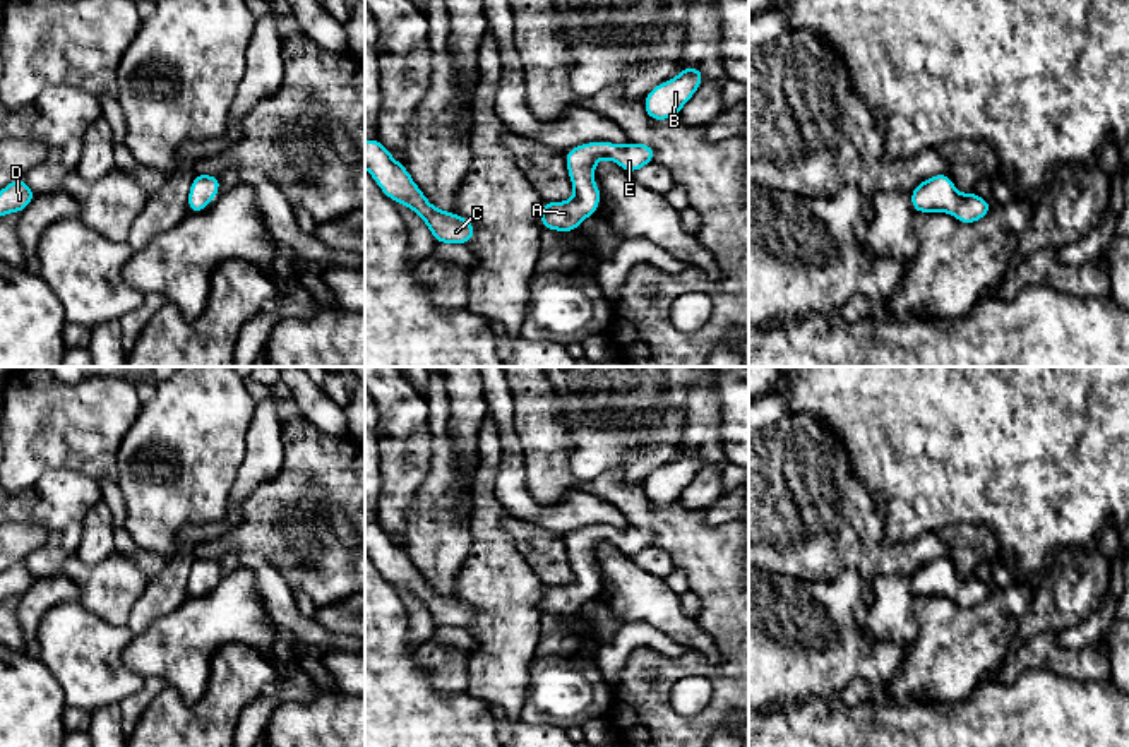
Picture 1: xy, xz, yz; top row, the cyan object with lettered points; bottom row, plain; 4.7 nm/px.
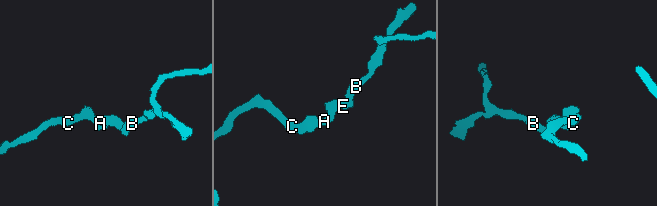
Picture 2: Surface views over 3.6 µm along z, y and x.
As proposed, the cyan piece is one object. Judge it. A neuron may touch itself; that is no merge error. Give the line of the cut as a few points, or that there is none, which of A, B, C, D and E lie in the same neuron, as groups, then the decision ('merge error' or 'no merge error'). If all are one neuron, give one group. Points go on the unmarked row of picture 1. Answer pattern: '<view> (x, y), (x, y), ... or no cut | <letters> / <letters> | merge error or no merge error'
no cut | A B C D E | no merge error

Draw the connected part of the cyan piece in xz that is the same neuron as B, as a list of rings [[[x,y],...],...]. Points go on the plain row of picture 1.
[[[684,451],[675,463],[654,469],[644,481],[646,499],[656,505],[677,500],[702,466],[704,452]]]

